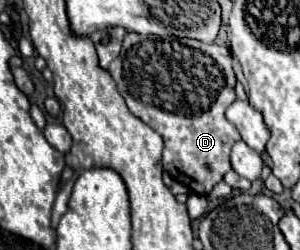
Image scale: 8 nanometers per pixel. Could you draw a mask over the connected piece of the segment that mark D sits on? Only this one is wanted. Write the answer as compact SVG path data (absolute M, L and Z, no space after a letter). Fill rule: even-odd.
M127 33L123 39L123 49L119 57L109 65L109 73L117 83L119 93L127 101L127 107L135 117L153 127L165 141L163 149L163 169L187 189L207 195L215 183L231 169L229 153L233 143L237 143L239 131L225 119L225 109L237 99L235 97L235 73L231 67L231 53L227 47L215 43L201 43L195 39L181 37L143 37L139 33ZM207 101L215 101L207 109Z

